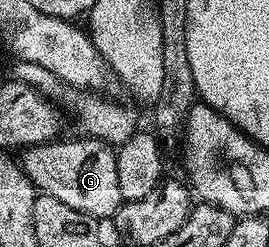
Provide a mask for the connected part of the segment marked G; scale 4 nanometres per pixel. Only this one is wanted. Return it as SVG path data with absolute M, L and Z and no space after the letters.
M80 136L70 142L50 141L44 145L34 145L20 155L21 171L31 179L38 191L63 200L67 208L75 208L89 215L90 219L112 219L121 207L119 192L119 168L117 152L110 143L92 136Z

